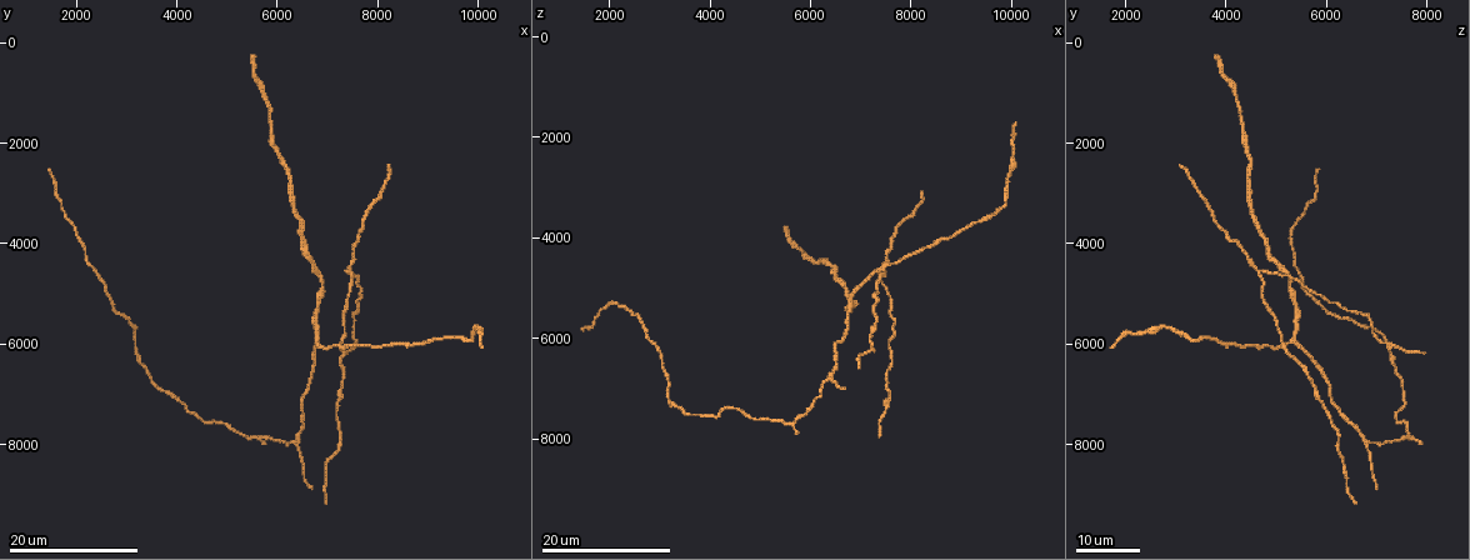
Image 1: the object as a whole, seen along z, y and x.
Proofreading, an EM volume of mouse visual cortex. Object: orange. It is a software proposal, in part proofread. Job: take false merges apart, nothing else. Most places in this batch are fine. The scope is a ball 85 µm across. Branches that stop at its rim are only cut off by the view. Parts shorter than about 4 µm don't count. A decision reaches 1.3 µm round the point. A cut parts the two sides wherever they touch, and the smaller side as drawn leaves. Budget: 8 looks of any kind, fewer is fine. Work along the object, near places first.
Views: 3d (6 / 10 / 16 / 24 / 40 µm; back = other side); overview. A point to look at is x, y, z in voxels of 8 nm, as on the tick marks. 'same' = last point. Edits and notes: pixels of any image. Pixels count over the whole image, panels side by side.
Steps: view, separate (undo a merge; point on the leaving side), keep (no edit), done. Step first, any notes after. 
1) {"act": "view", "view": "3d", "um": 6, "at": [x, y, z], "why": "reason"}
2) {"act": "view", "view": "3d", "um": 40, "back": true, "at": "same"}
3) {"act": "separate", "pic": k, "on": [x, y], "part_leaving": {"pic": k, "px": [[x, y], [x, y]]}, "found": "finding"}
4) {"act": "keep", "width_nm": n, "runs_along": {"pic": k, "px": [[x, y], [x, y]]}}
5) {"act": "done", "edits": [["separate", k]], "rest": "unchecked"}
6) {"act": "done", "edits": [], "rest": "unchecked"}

{"act": "view", "view": "3d", "um": 24, "at": [7250, 6900, 5800]}

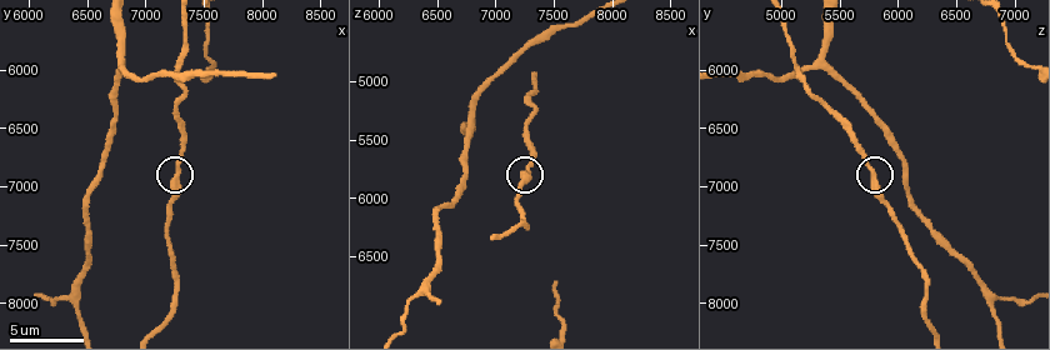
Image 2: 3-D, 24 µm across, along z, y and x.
{"act": "view", "view": "3d", "um": 10, "at": [7260, 6900, 5800]}

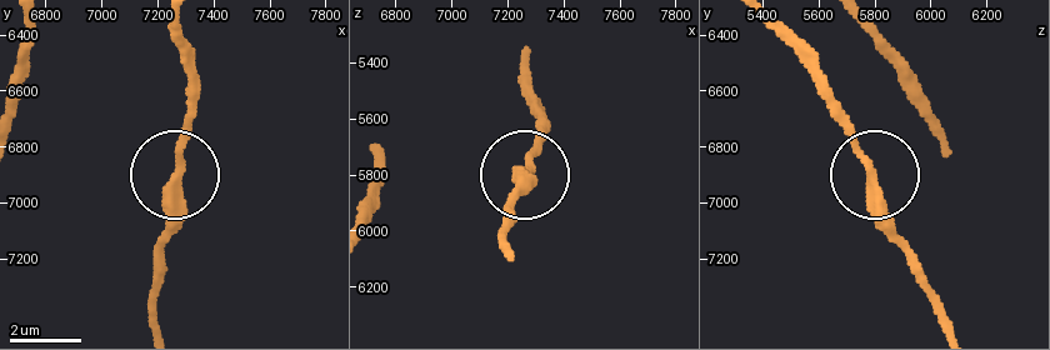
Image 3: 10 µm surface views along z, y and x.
{"act": "keep", "found": "all the same cell"}

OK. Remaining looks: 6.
{"act": "view", "view": "3d", "um": 6, "at": [6400, 8020, 6800], "why": "two arms in line, one across"}

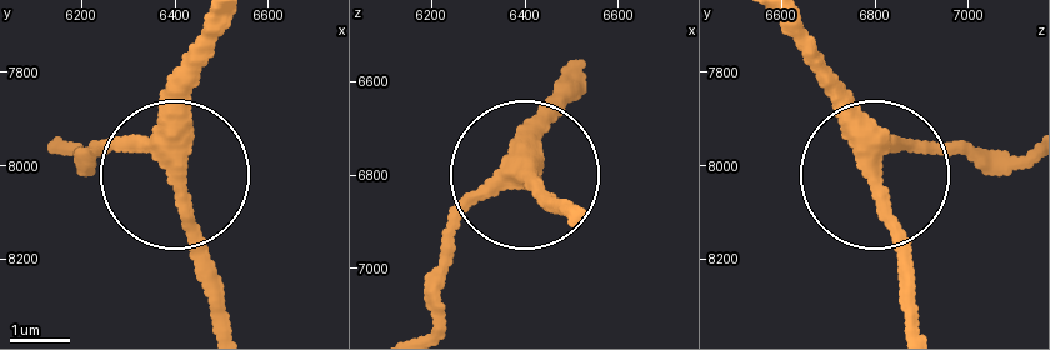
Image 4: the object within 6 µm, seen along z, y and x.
{"act": "view", "view": "3d", "um": 6, "back": true, "at": [6405, 8015, 6790]}

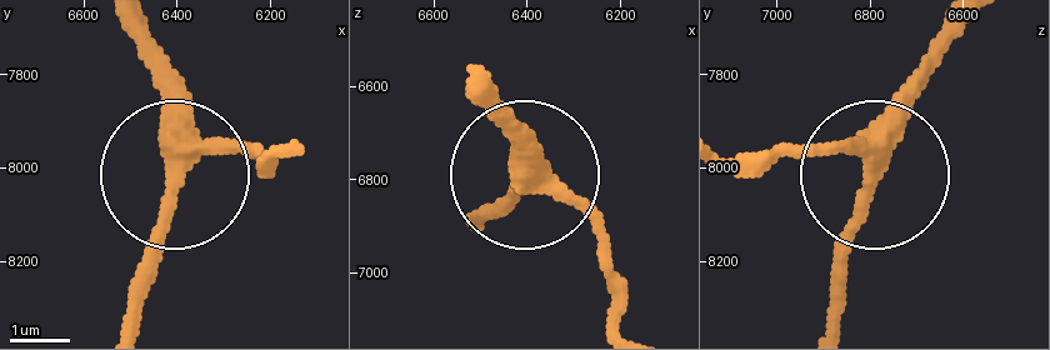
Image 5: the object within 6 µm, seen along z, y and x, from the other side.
{"act": "keep", "width_nm": 300, "runs_along": {"pic": 5, "px": [[731, 165], [830, 150], [860, 165], [845, 309]]}, "found": "all the same cell"}

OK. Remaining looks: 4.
{"act": "view", "view": "3d", "um": 10, "at": [6800, 5940, 5300], "why": "branch point"}

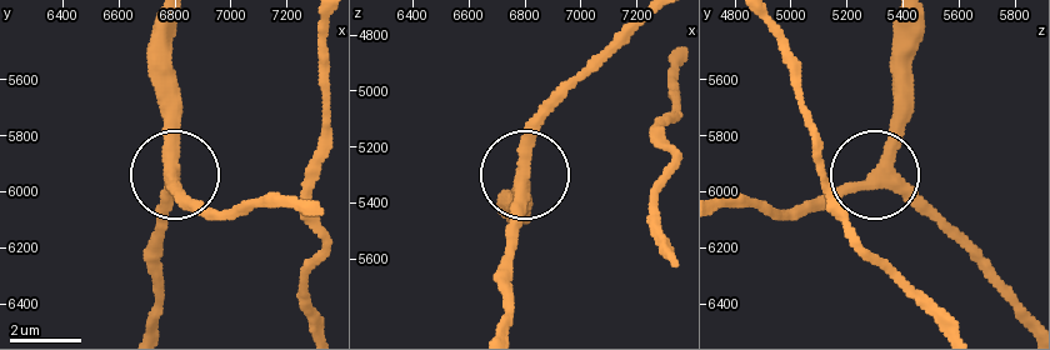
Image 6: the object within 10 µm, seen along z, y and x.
{"act": "keep", "arms": 3, "runs_along": {"pic": 6, "px": [[146, 329], [155, 230], [173, 168], [173, 63]]}, "found": "one cell here"}

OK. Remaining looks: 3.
{"act": "view", "view": "3d", "um": 24, "at": [7350, 5200, 4850], "why": "sudden change in width"}

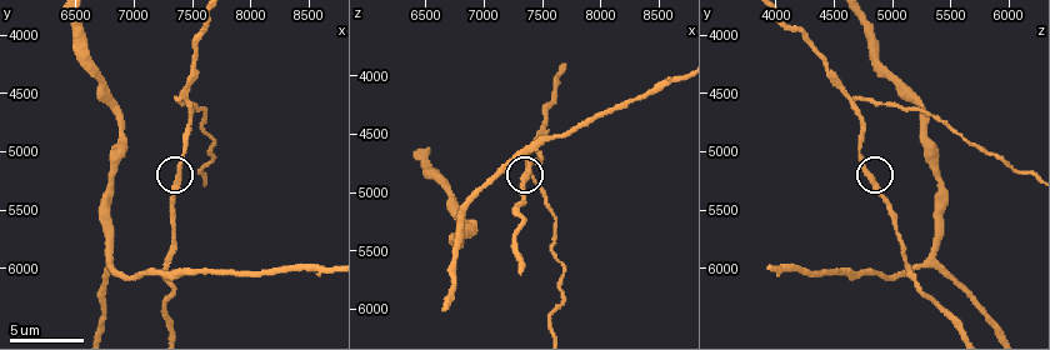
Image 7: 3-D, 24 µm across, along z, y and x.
{"act": "view", "view": "3d", "um": 6, "at": [7380, 5200, 4800]}

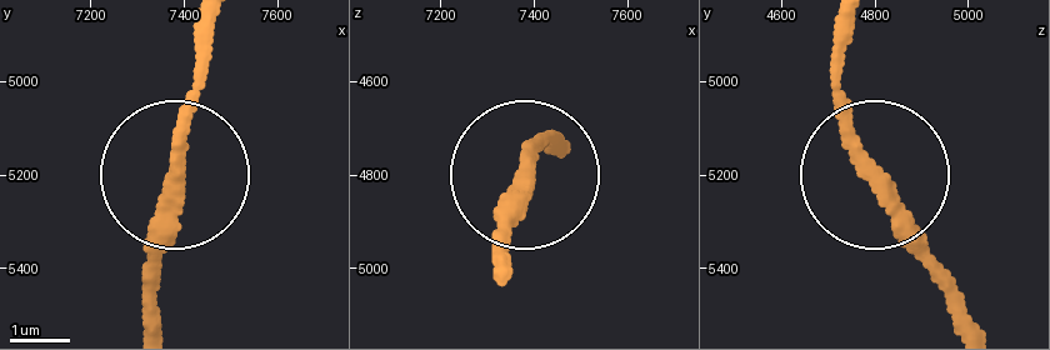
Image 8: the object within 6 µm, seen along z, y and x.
{"act": "keep", "found": "one cell here"}

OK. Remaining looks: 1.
{"act": "done", "edits": [], "rest": "unchecked"}

